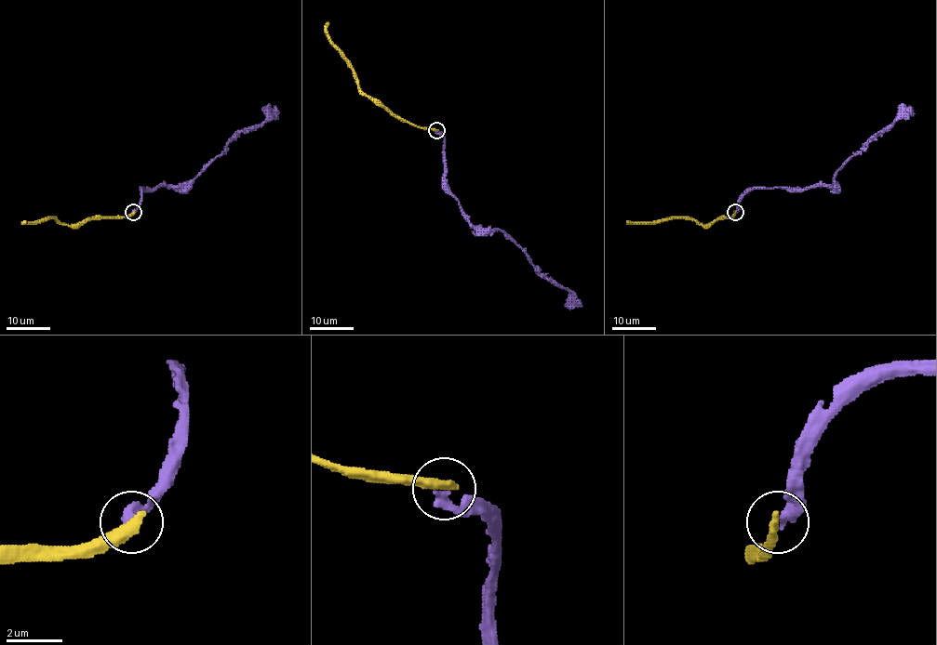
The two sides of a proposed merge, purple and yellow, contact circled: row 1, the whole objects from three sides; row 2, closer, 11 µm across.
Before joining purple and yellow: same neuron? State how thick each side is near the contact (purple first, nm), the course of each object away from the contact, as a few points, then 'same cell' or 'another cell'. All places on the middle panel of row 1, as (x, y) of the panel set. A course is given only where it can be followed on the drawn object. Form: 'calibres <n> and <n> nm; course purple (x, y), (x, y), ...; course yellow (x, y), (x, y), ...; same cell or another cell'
calibres 360 and 420 nm; course purple (436, 130), (444, 136), (447, 190), (461, 214), (474, 226), (501, 229), (540, 273), (560, 284), (579, 305); course yellow (436, 130), (398, 120), (365, 94), (350, 61), (328, 38), (328, 22); another cell

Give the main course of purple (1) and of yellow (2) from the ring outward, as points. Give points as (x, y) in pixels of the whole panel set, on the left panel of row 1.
1: (133, 212), (140, 199), (142, 187), (155, 189), (189, 184), (224, 150), (237, 132), (257, 126), (275, 106)
2: (133, 212), (125, 217), (96, 217), (78, 225), (62, 225), (56, 218), (23, 222), (26, 220)

